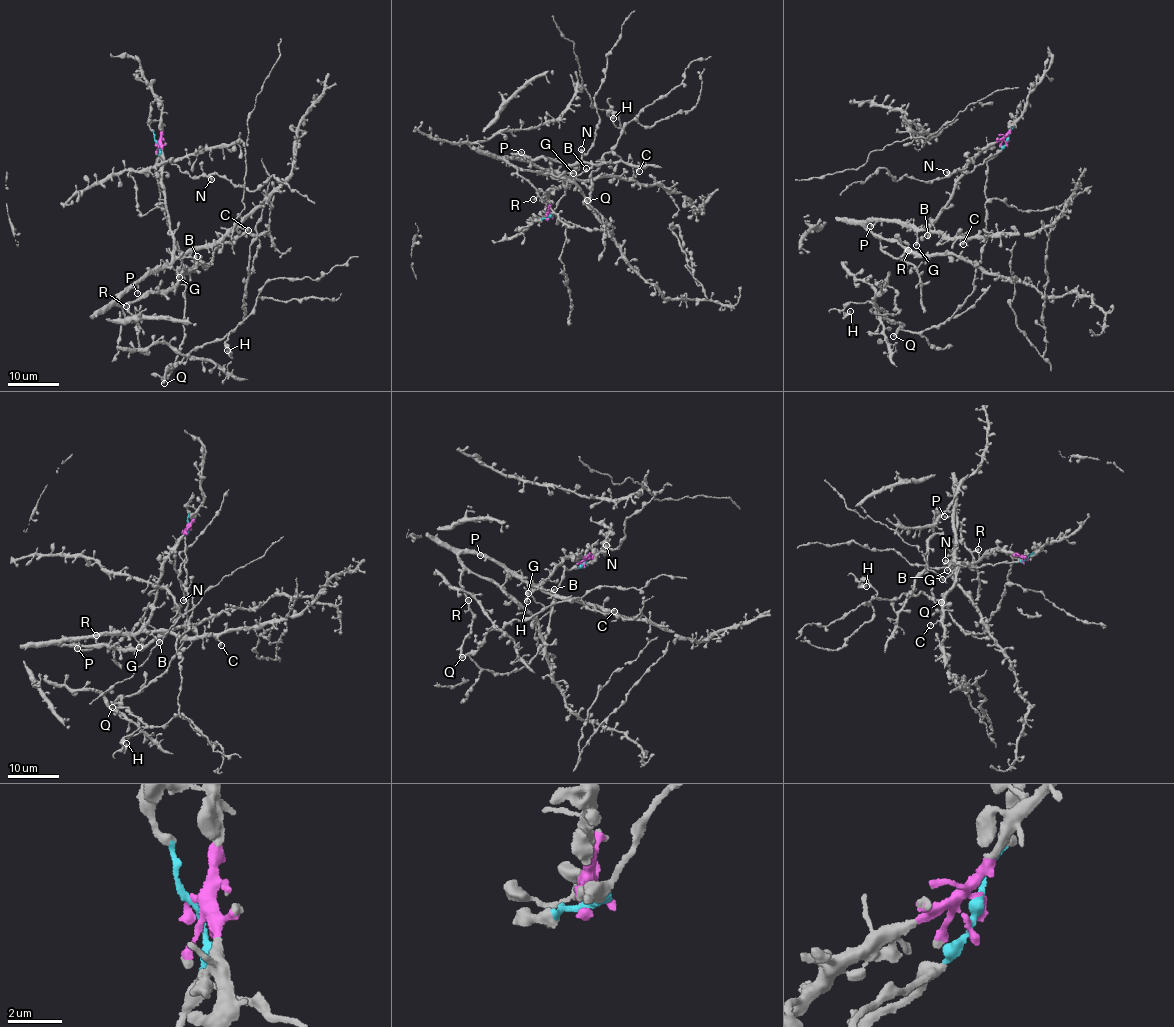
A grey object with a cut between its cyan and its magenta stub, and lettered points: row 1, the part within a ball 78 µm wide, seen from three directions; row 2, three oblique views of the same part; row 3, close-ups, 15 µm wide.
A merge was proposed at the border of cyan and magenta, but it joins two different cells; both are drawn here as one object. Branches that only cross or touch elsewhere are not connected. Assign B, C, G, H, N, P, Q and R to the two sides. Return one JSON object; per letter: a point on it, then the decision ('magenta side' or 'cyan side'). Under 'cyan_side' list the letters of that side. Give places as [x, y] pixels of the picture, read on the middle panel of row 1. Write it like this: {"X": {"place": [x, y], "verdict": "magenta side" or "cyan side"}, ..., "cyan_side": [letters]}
{"B": {"place": [586, 168], "verdict": "magenta side"}, "C": {"place": [639, 171], "verdict": "magenta side"}, "G": {"place": [573, 173], "verdict": "magenta side"}, "H": {"place": [613, 118], "verdict": "cyan side"}, "N": {"place": [581, 149], "verdict": "cyan side"}, "P": {"place": [521, 152], "verdict": "magenta side"}, "Q": {"place": [587, 200], "verdict": "cyan side"}, "R": {"place": [533, 199], "verdict": "magenta side"}, "cyan_side": ["H", "N", "Q"]}

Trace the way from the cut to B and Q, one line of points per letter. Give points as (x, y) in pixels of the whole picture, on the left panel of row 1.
B: (157, 142), (162, 150), (167, 221), (174, 247), (187, 257), (197, 255)
Q: (157, 143), (160, 153), (154, 168), (160, 203), (173, 242), (179, 248), (185, 280), (185, 334), (164, 384)

